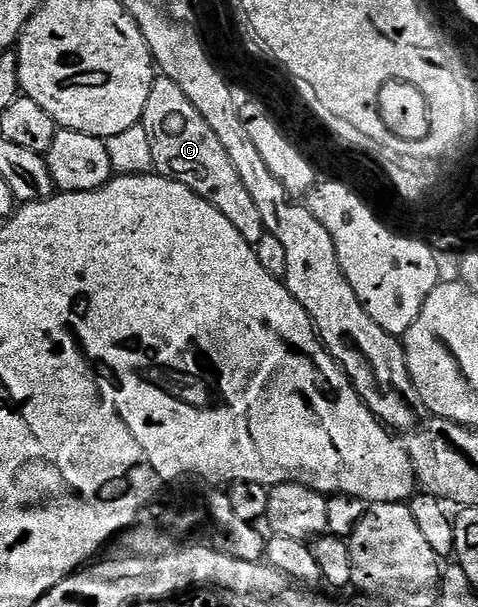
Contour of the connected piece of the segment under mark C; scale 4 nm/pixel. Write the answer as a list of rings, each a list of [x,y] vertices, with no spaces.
[[[155,77],[149,88],[149,100],[145,100],[141,125],[149,136],[154,173],[185,184],[185,188],[213,204],[213,208],[217,208],[217,212],[221,212],[221,216],[225,216],[225,220],[229,220],[229,224],[233,224],[233,228],[237,228],[237,232],[241,232],[247,242],[254,244],[261,240],[265,231],[257,204],[253,204],[245,184],[241,184],[241,176],[237,176],[237,168],[233,168],[213,128],[205,124],[201,112],[197,112],[197,108],[185,100],[185,92],[181,92],[173,80]]]

